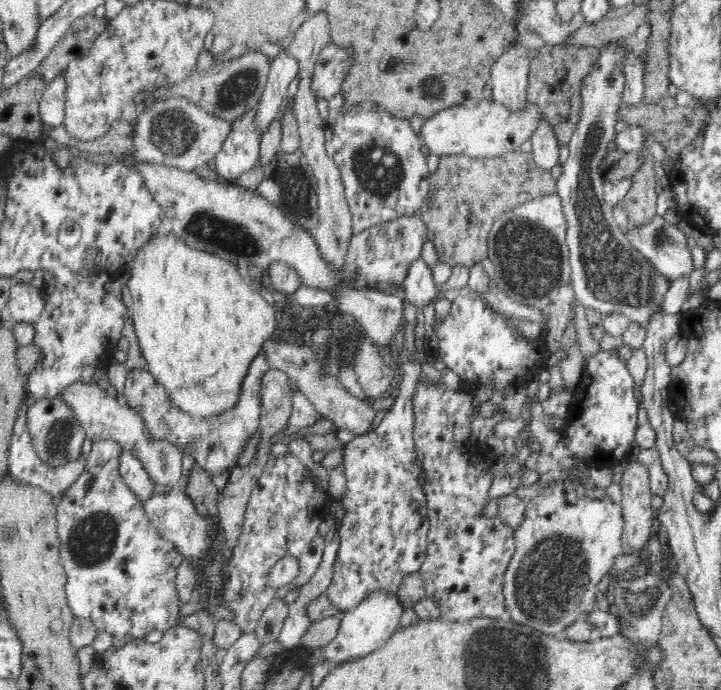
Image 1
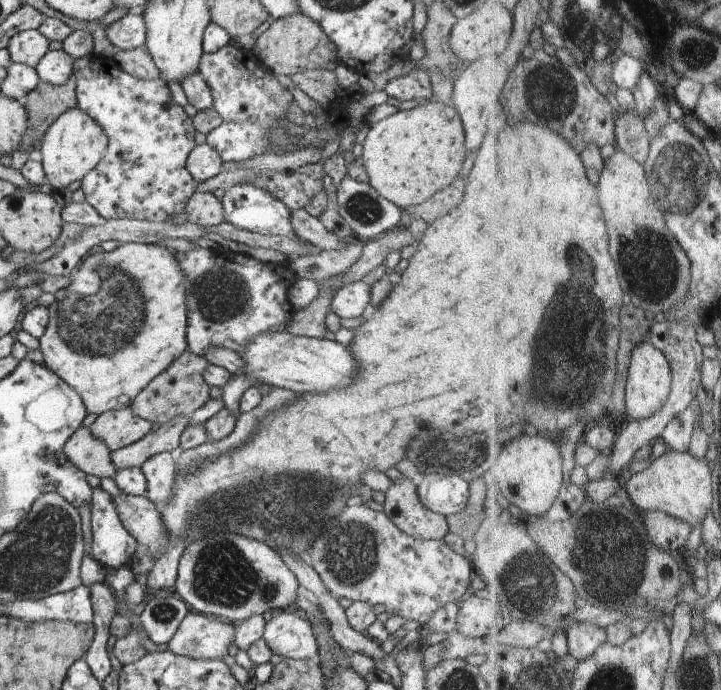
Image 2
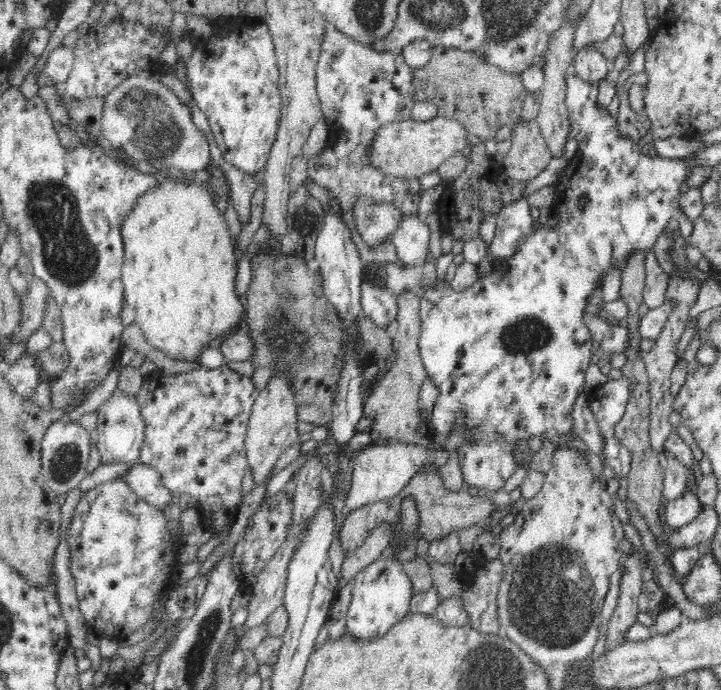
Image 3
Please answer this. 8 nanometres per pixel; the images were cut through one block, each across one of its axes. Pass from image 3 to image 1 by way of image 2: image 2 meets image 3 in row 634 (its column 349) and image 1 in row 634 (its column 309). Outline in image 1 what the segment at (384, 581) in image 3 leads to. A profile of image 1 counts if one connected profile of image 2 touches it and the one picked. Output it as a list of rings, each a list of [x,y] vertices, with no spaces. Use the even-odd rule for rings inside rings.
[[[385,590],[370,592],[350,612],[341,613],[341,623],[337,635],[324,646],[322,657],[331,660],[332,664],[336,665],[382,648],[386,641],[400,628],[402,612],[403,606],[396,593],[386,592]]]

